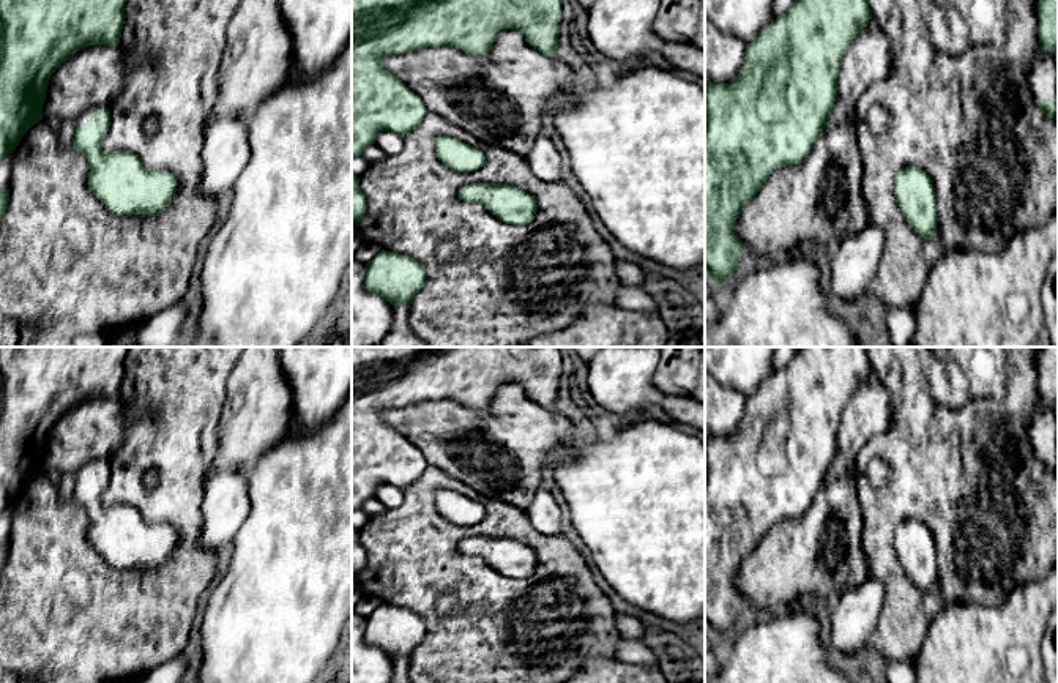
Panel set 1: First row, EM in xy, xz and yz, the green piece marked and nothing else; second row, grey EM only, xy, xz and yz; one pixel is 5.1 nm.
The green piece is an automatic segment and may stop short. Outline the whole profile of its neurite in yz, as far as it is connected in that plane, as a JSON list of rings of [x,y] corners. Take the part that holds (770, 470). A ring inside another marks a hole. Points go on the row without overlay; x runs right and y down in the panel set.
[[[798,347],[785,368],[747,397],[733,435],[706,435],[705,629],[716,639],[727,636],[746,604],[735,587],[743,562],[774,524],[801,516],[820,492],[836,454],[842,409],[870,372],[866,347]]]

